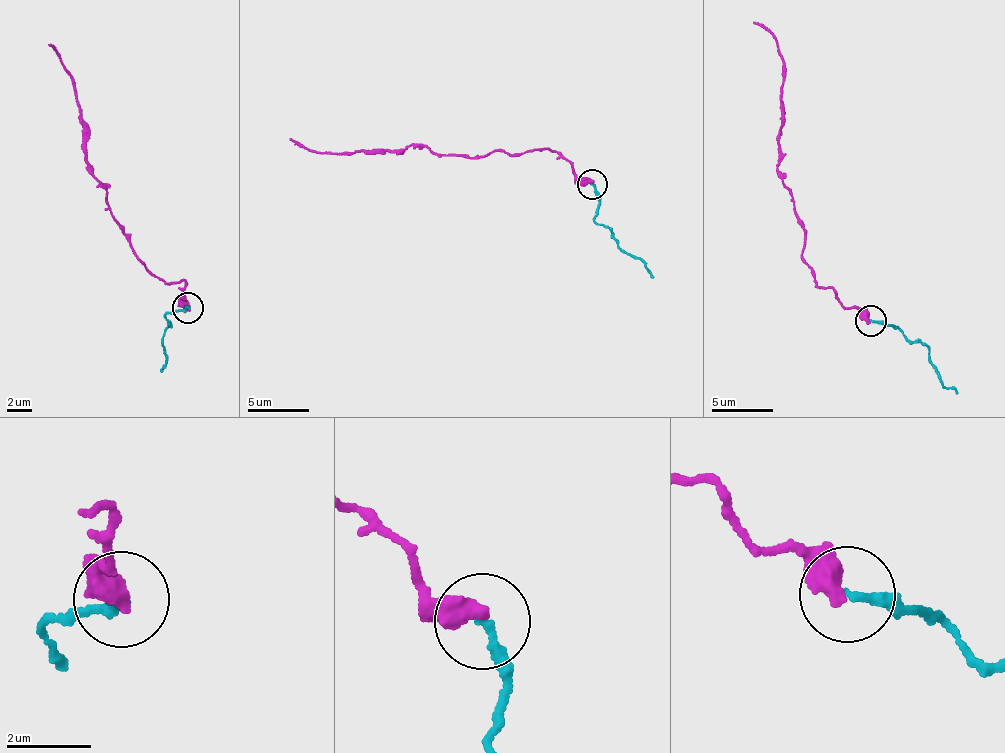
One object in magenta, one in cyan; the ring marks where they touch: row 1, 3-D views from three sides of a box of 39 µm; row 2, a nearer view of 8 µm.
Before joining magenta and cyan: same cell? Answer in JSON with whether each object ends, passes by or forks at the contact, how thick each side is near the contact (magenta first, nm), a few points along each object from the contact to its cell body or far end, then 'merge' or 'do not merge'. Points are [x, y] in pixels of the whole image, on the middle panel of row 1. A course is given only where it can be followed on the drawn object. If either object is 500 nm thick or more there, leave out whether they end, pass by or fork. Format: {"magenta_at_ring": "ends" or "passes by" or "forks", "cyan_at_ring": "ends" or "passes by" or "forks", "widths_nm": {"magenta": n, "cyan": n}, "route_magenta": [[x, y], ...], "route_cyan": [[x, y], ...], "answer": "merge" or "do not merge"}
{"widths_nm": {"magenta": 550, "cyan": 200}, "route_magenta": [[593, 183], [554, 151], [465, 155], [422, 145], [391, 153], [308, 151], [288, 139]], "route_cyan": [[593, 183], [597, 208], [595, 218], [607, 228], [614, 241], [637, 256], [655, 276]], "answer": "merge"}

